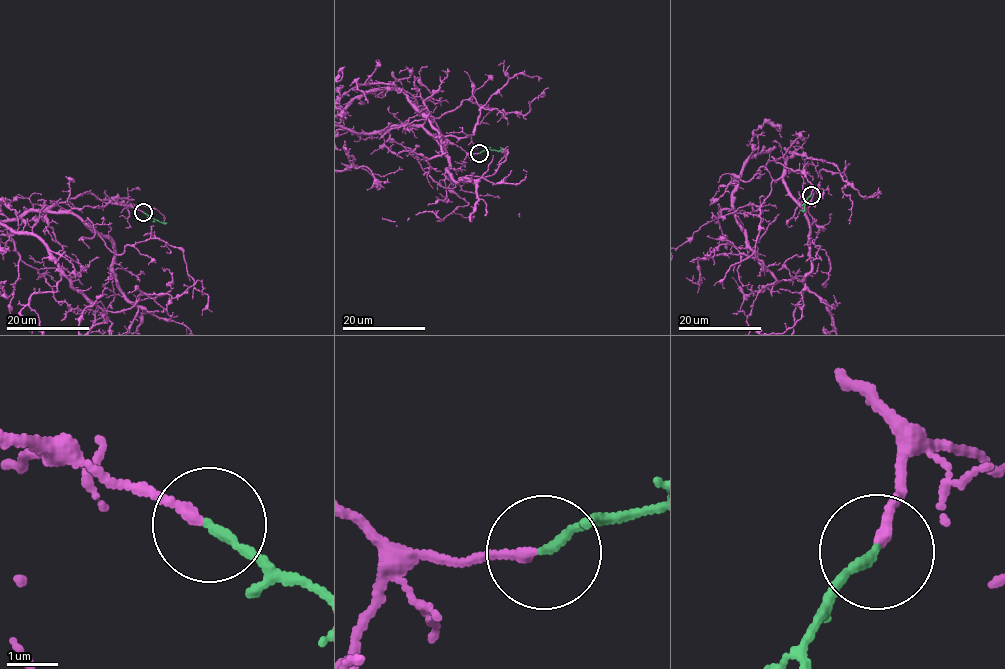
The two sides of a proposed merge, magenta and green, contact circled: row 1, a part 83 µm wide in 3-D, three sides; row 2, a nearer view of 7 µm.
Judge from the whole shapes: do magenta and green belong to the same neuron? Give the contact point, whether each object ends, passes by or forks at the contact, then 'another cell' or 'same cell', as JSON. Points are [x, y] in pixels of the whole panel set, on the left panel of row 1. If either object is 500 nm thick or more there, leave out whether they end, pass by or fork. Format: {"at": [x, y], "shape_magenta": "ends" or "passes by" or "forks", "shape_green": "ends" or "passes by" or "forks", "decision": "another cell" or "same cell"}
{"at": [143, 212], "shape_magenta": "ends", "shape_green": "ends", "decision": "same cell"}

